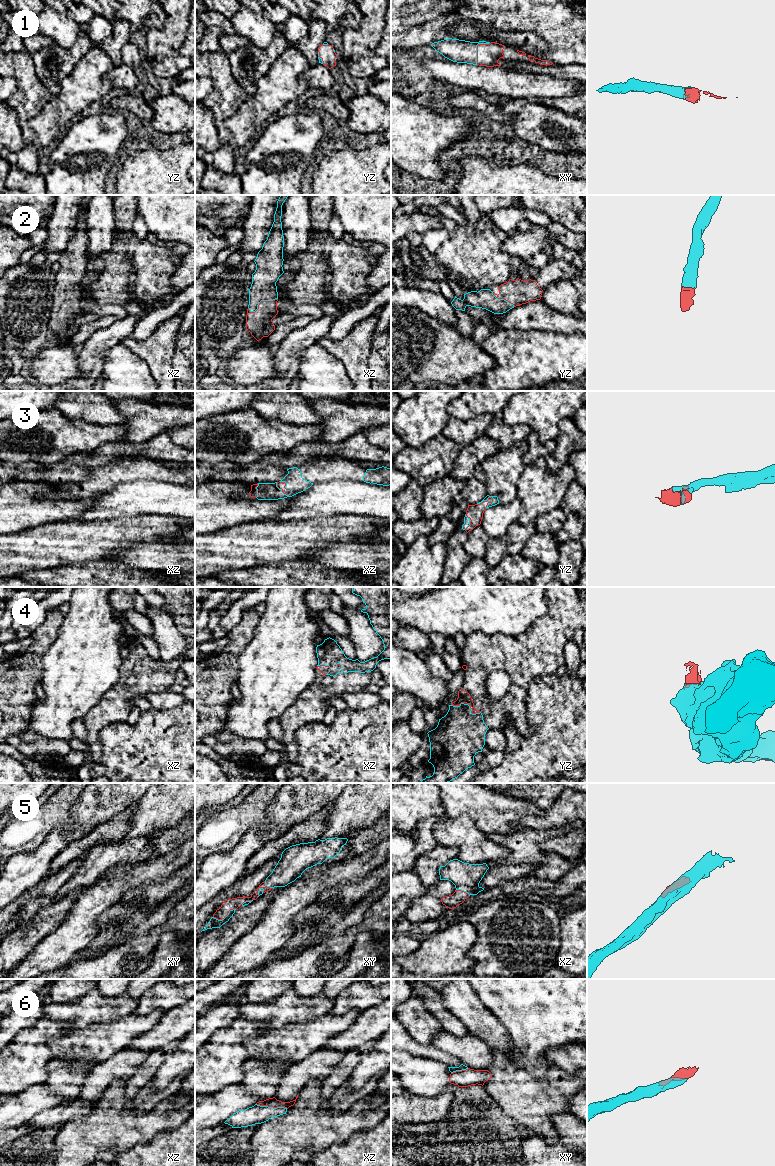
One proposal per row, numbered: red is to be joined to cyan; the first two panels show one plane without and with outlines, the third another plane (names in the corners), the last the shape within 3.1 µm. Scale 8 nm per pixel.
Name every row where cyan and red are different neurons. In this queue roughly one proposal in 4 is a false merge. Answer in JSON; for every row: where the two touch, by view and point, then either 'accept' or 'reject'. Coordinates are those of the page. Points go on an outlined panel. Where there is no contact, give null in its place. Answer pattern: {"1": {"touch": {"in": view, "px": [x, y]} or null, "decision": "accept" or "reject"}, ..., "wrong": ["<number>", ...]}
{"1": {"touch": {"in": "xy", "px": [476, 49]}, "decision": "accept"}, "2": {"touch": {"in": "xz", "px": [261, 300]}, "decision": "accept"}, "3": {"touch": {"in": "xz", "px": [281, 491]}, "decision": "accept"}, "4": {"touch": {"in": "xz", "px": [325, 665]}, "decision": "accept"}, "5": {"touch": {"in": "xy", "px": [225, 917]}, "decision": "accept"}, "6": {"touch": {"in": "xz", "px": [272, 1107]}, "decision": "accept"}, "wrong": []}

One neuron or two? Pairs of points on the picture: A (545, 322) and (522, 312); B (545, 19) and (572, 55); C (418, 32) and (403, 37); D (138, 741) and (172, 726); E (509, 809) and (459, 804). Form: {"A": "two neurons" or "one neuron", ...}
{"A": "one neuron", "B": "one neuron", "C": "one neuron", "D": "one neuron", "E": "one neuron"}

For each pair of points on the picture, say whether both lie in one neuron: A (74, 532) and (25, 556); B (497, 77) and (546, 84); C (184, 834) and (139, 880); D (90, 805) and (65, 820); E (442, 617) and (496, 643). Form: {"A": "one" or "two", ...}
{"A": "one", "B": "one", "C": "two", "D": "two", "E": "two"}

